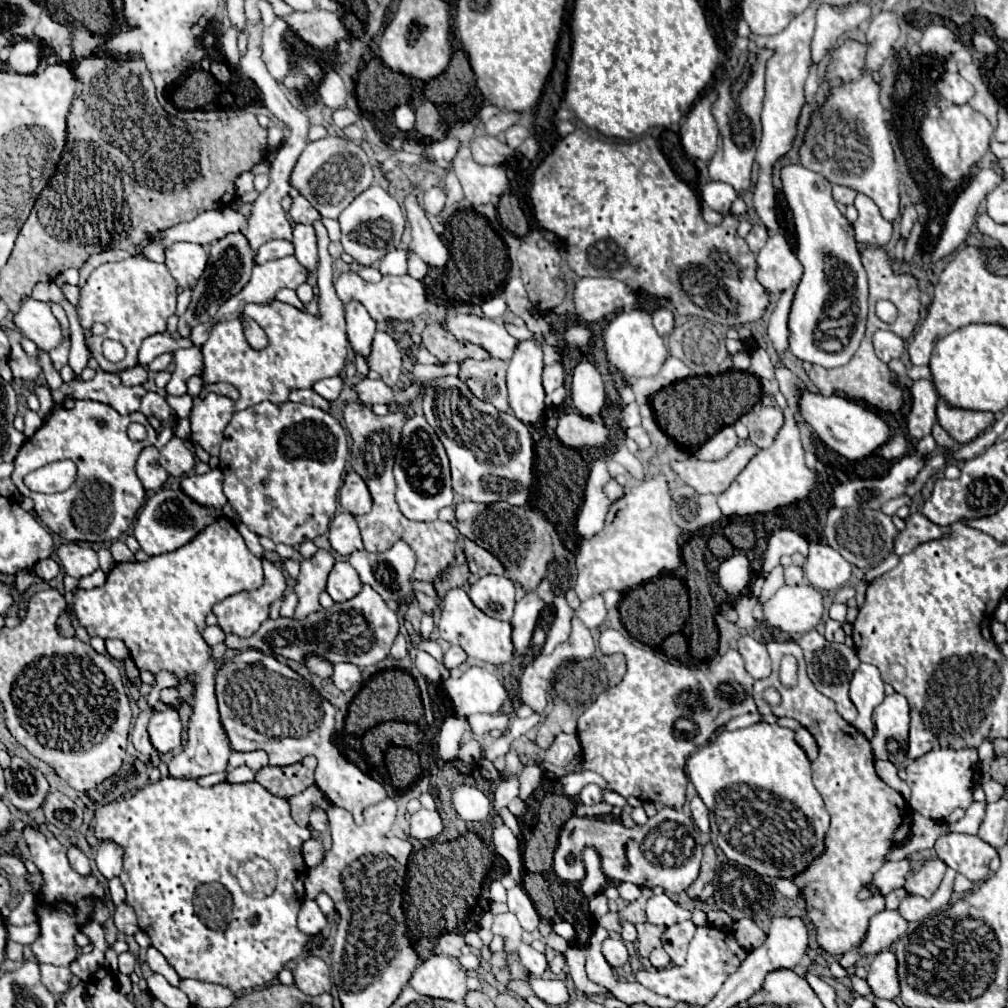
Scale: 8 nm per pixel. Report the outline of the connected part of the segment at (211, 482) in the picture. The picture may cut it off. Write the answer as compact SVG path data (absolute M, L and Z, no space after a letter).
M213 468L203 476L185 476L181 480L181 490L203 506L223 508L227 504L227 498L223 494L223 474L219 468Z

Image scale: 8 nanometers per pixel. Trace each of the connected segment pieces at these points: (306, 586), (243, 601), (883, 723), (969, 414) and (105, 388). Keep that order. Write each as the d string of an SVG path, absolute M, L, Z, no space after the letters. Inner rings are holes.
M317 550L311 558L301 562L301 572L295 582L295 594L299 604L295 608L293 618L303 620L313 612L323 610L319 604L319 594L325 590L327 576L335 564L335 558L327 550Z
M263 558L263 560L265 560L265 570L263 570L265 572L265 582L263 582L261 588L237 592L237 594L233 594L233 596L229 596L229 598L225 598L225 600L221 600L221 602L217 602L213 606L213 614L217 616L219 626L225 632L237 634L241 638L249 638L261 626L261 622L265 622L269 618L269 606L283 596L283 592L285 592L285 576L283 576L283 572L277 566L273 566L267 558Z
M901 694L885 696L885 700L873 710L875 738L871 748L877 760L889 760L895 766L903 766L907 760L909 738L909 704Z
M939 400L937 420L955 442L967 444L995 422L995 414L993 412L973 412L973 410L951 408L943 400Z
M90 354L87 366L96 371L95 378L87 382L81 378L75 378L63 384L59 390L51 390L51 396L57 404L61 404L65 398L71 396L75 400L97 400L97 402L109 404L123 416L139 410L141 398L147 394L143 386L133 386L133 388L123 386L119 374L101 370L92 354Z

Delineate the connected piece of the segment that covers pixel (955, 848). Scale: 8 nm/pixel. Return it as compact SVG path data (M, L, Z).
M947 834L935 842L935 852L955 872L967 876L971 882L979 882L989 876L989 862L997 856L997 850L969 834Z

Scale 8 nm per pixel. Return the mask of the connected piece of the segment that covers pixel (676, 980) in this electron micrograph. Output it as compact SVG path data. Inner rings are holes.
M699 926L689 944L685 966L673 966L671 970L669 968L665 968L665 970L637 970L633 974L633 978L639 984L643 984L645 988L653 990L655 994L661 994L661 996L667 996L673 1000L681 1000L687 1004L705 1006L719 992L719 988L723 986L727 976L731 976L741 966L745 956L747 956L747 952L737 944L737 940L731 934L721 932L713 926ZM729 956L735 956L735 960Z

